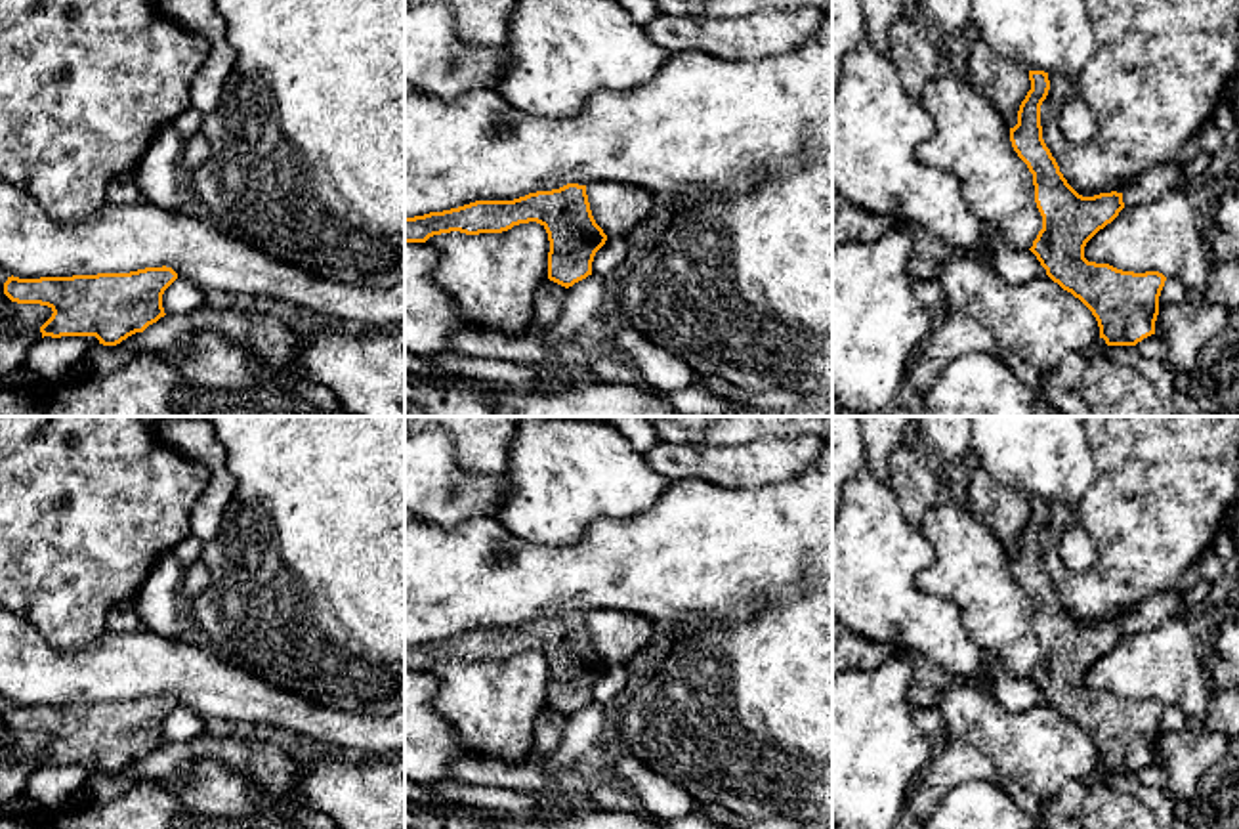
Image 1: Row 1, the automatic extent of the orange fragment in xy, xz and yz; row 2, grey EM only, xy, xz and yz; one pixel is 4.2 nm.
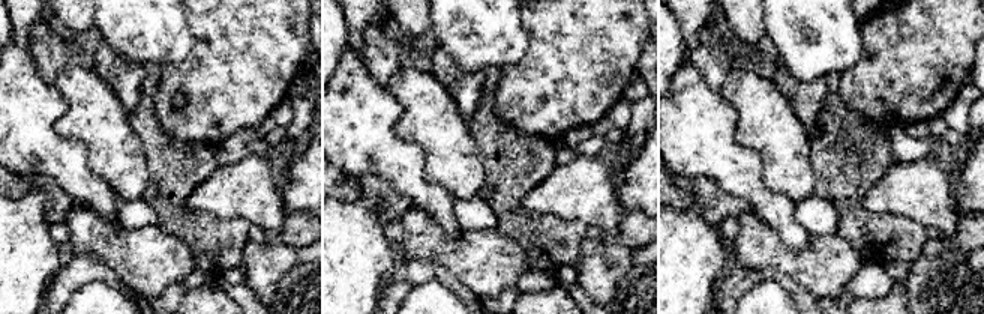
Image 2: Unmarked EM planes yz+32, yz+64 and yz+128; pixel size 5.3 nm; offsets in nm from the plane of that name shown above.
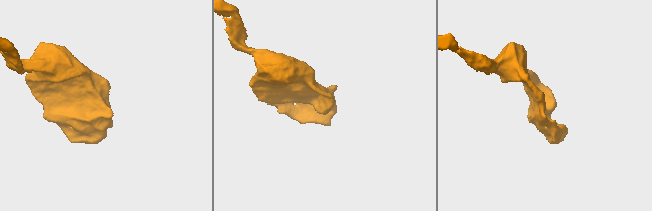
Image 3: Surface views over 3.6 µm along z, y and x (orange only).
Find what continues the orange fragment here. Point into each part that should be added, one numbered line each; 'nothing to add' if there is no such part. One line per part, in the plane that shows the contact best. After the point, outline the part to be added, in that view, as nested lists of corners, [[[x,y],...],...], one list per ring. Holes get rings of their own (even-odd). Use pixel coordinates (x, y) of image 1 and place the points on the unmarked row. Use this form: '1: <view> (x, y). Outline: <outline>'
nothing to add

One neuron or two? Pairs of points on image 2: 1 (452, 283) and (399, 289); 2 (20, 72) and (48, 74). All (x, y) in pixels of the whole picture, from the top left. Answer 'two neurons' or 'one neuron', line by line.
1: one neuron
2: two neurons

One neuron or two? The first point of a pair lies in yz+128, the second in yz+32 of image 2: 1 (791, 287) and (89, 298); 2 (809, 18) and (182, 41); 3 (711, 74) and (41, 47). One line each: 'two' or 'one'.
1: two
2: one
3: one

